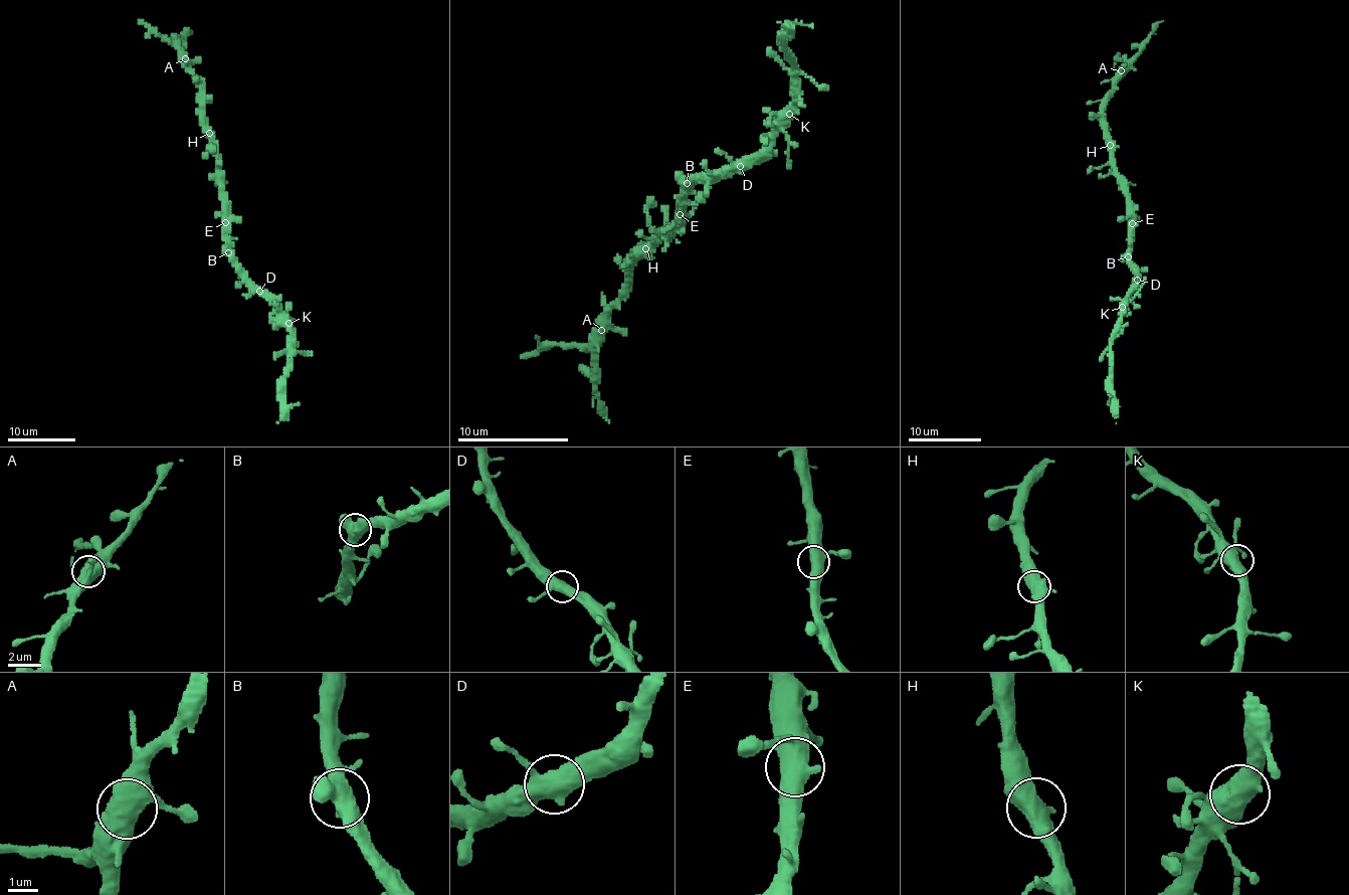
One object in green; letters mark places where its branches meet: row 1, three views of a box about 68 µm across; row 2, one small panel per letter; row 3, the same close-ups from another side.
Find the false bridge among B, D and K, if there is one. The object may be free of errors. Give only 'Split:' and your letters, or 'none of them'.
Split: none of them

